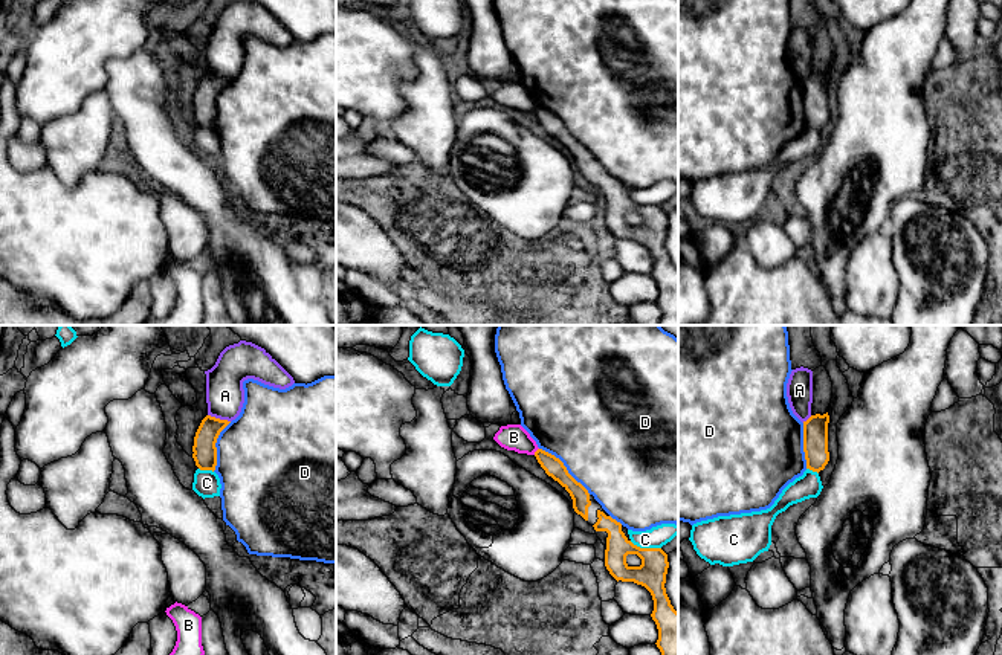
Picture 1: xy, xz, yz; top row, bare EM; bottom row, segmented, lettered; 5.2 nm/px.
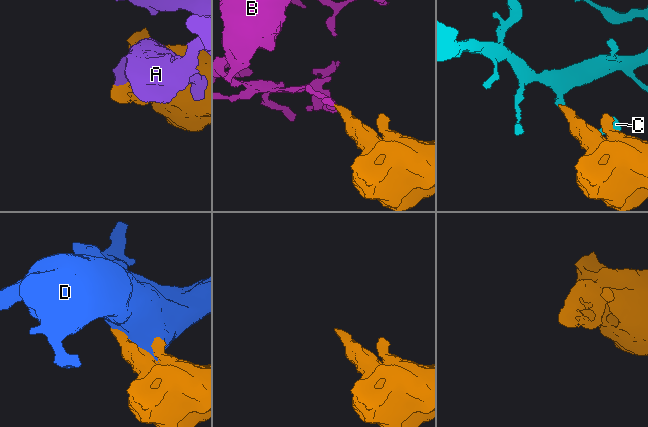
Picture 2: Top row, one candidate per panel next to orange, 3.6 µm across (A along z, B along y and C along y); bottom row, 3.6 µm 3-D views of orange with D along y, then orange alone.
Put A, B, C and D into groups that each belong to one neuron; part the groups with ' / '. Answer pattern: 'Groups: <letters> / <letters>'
Groups: A / B / C / D

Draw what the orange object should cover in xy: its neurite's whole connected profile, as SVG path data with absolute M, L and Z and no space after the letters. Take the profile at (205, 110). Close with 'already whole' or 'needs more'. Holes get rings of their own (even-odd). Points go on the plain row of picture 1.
M206 73L194 95L192 116L200 128L215 128L217 124L217 96L220 90L229 82L228 78L220 78Z; already whole

